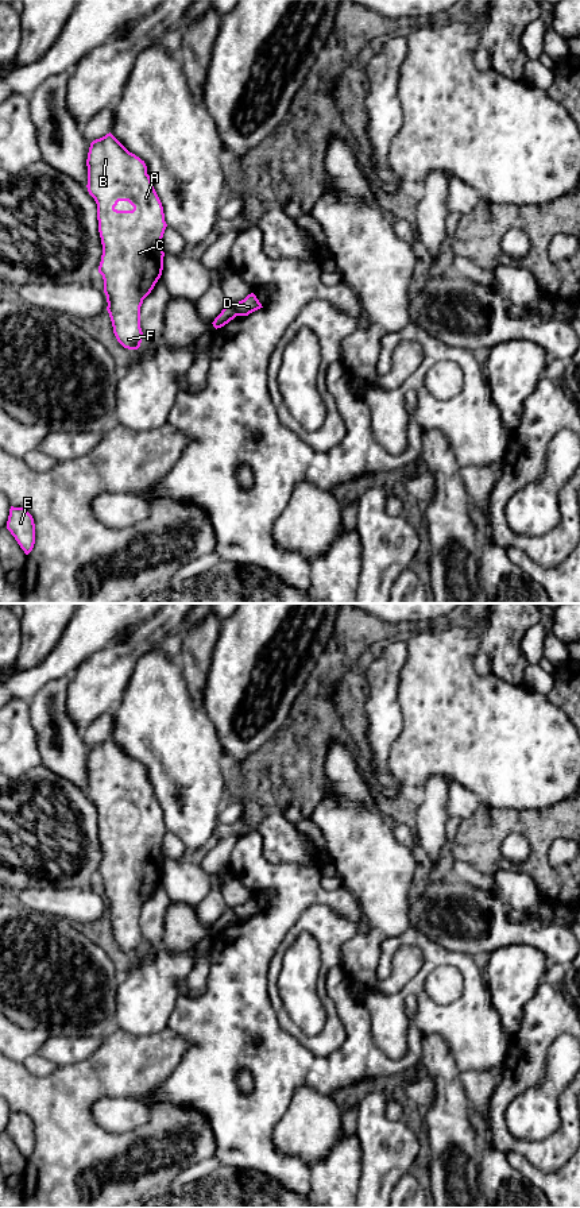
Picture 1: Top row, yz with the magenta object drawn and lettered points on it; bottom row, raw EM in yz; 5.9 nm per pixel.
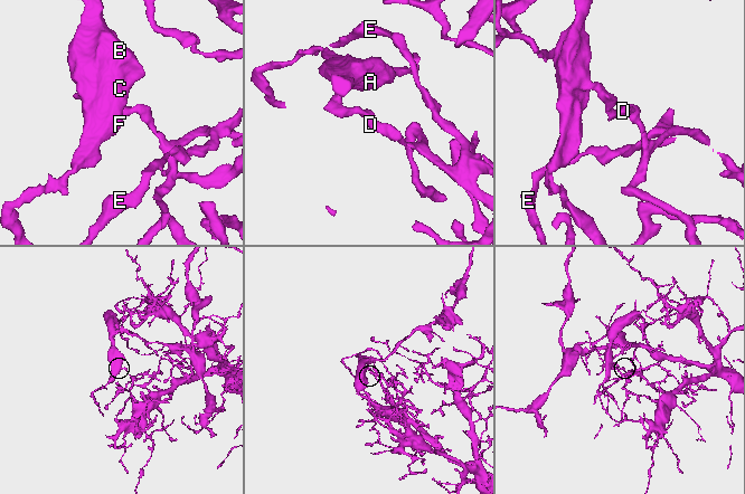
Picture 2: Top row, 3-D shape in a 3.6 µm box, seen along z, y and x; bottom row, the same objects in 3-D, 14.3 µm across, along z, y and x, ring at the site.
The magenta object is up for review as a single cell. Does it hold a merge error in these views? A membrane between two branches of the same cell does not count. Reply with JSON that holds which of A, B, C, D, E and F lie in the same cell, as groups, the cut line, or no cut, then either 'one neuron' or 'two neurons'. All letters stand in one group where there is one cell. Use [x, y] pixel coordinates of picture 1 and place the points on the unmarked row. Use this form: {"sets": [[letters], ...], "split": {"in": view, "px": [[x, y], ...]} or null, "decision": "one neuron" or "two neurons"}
{"sets": [["A", "B", "C", "F"], ["D", "E"]], "split": {"in": "yz", "px": [[232, 909], [238, 919]]}, "decision": "two neurons"}

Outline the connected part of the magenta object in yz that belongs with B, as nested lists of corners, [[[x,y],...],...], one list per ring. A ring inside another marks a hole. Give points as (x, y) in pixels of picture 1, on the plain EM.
[[[111,737],[90,748],[88,764],[88,796],[97,808],[98,837],[103,860],[98,877],[104,884],[107,915],[117,946],[128,954],[138,954],[143,937],[140,911],[162,880],[162,842],[167,831],[162,807],[154,794],[147,771],[129,757]],[[119,806],[128,806],[132,815],[117,815]]]

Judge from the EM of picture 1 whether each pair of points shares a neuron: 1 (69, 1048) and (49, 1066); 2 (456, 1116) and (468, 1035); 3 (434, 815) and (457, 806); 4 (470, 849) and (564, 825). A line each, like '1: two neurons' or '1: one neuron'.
1: two neurons
2: two neurons
3: two neurons
4: one neuron

